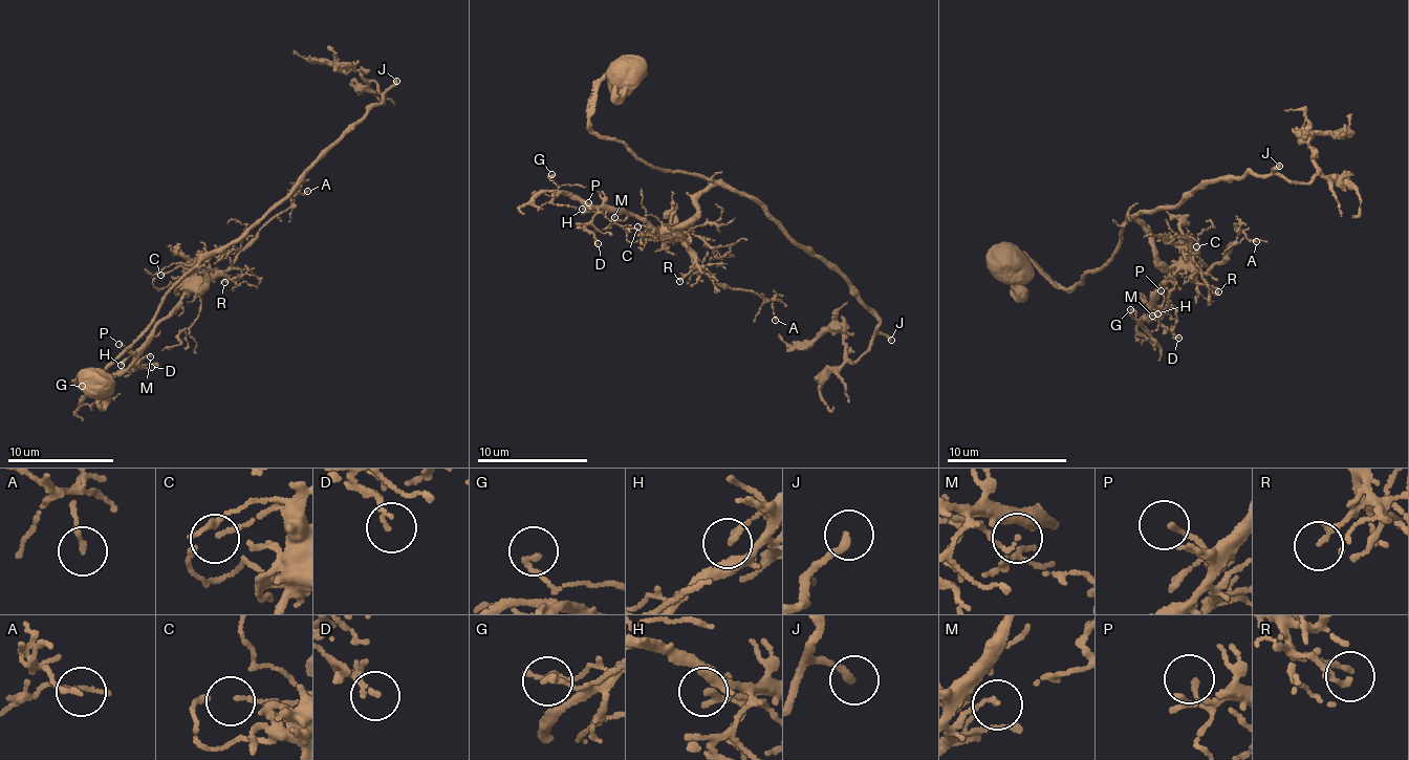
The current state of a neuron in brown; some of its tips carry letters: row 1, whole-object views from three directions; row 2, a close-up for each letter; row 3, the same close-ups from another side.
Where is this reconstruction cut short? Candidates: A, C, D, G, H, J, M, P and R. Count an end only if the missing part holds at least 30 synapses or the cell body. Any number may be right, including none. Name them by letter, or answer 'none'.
J

